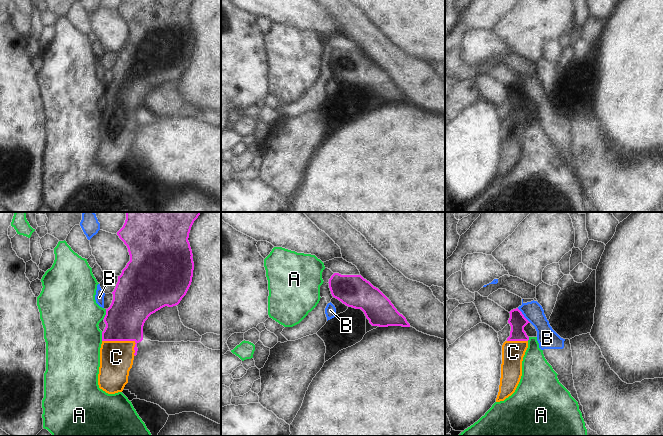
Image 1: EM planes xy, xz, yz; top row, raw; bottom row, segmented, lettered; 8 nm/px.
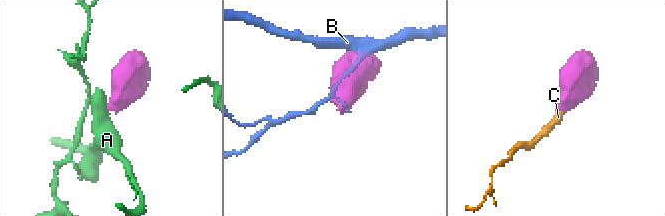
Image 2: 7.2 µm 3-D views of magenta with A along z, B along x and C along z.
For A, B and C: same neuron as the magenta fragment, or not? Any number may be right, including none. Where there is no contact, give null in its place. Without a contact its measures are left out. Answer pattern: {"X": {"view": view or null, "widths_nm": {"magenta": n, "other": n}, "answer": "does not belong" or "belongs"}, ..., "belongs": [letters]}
{"A": {"view": "xy", "widths_nm": {"magenta": 340, "other": 400}, "answer": "does not belong"}, "B": {"view": "yz", "widths_nm": {"magenta": 140, "other": 160}, "answer": "does not belong"}, "C": {"view": "xy", "widths_nm": {"magenta": 320, "other": 280}, "answer": "belongs"}, "belongs": ["C"]}

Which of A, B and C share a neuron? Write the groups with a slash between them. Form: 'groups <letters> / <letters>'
groups A / B / C

